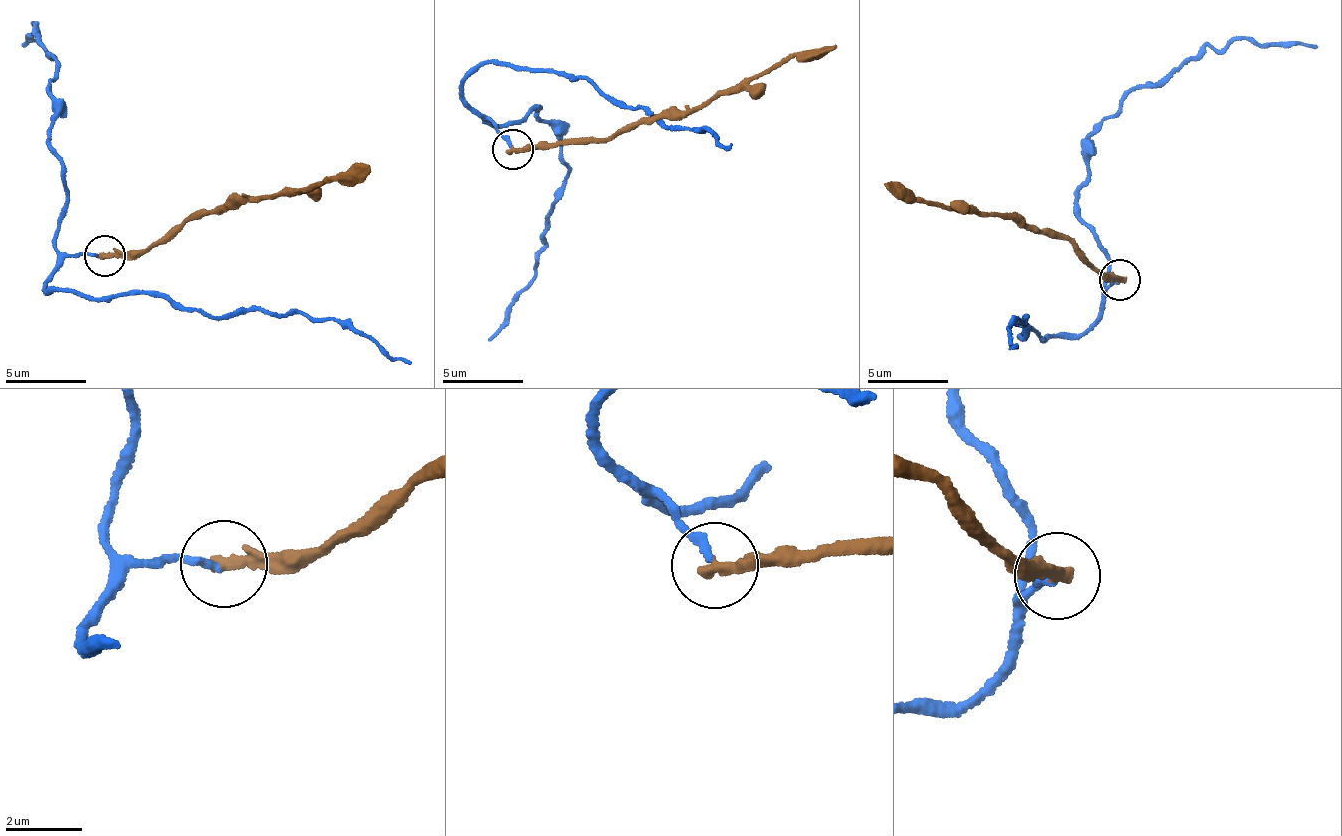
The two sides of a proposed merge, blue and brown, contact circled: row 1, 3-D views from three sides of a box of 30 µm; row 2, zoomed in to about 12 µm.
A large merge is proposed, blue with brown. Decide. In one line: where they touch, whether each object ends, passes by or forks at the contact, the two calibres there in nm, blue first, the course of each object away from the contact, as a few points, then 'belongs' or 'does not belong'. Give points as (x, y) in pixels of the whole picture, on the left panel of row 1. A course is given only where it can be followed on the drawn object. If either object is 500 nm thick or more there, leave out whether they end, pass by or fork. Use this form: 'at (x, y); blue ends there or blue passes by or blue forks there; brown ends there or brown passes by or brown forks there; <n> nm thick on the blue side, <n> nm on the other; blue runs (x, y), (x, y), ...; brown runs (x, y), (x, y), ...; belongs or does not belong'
at (105, 256); blue ends there; brown ends there; 220 nm thick on the blue side, 360 nm on the other; blue runs (102, 256), (73, 254), (49, 276), (45, 289), (157, 293), (217, 317), (266, 308), (337, 319), (412, 363); brown runs (104, 257), (151, 252), (186, 222), (304, 193), (333, 180), (365, 176), (369, 166); does not belong

